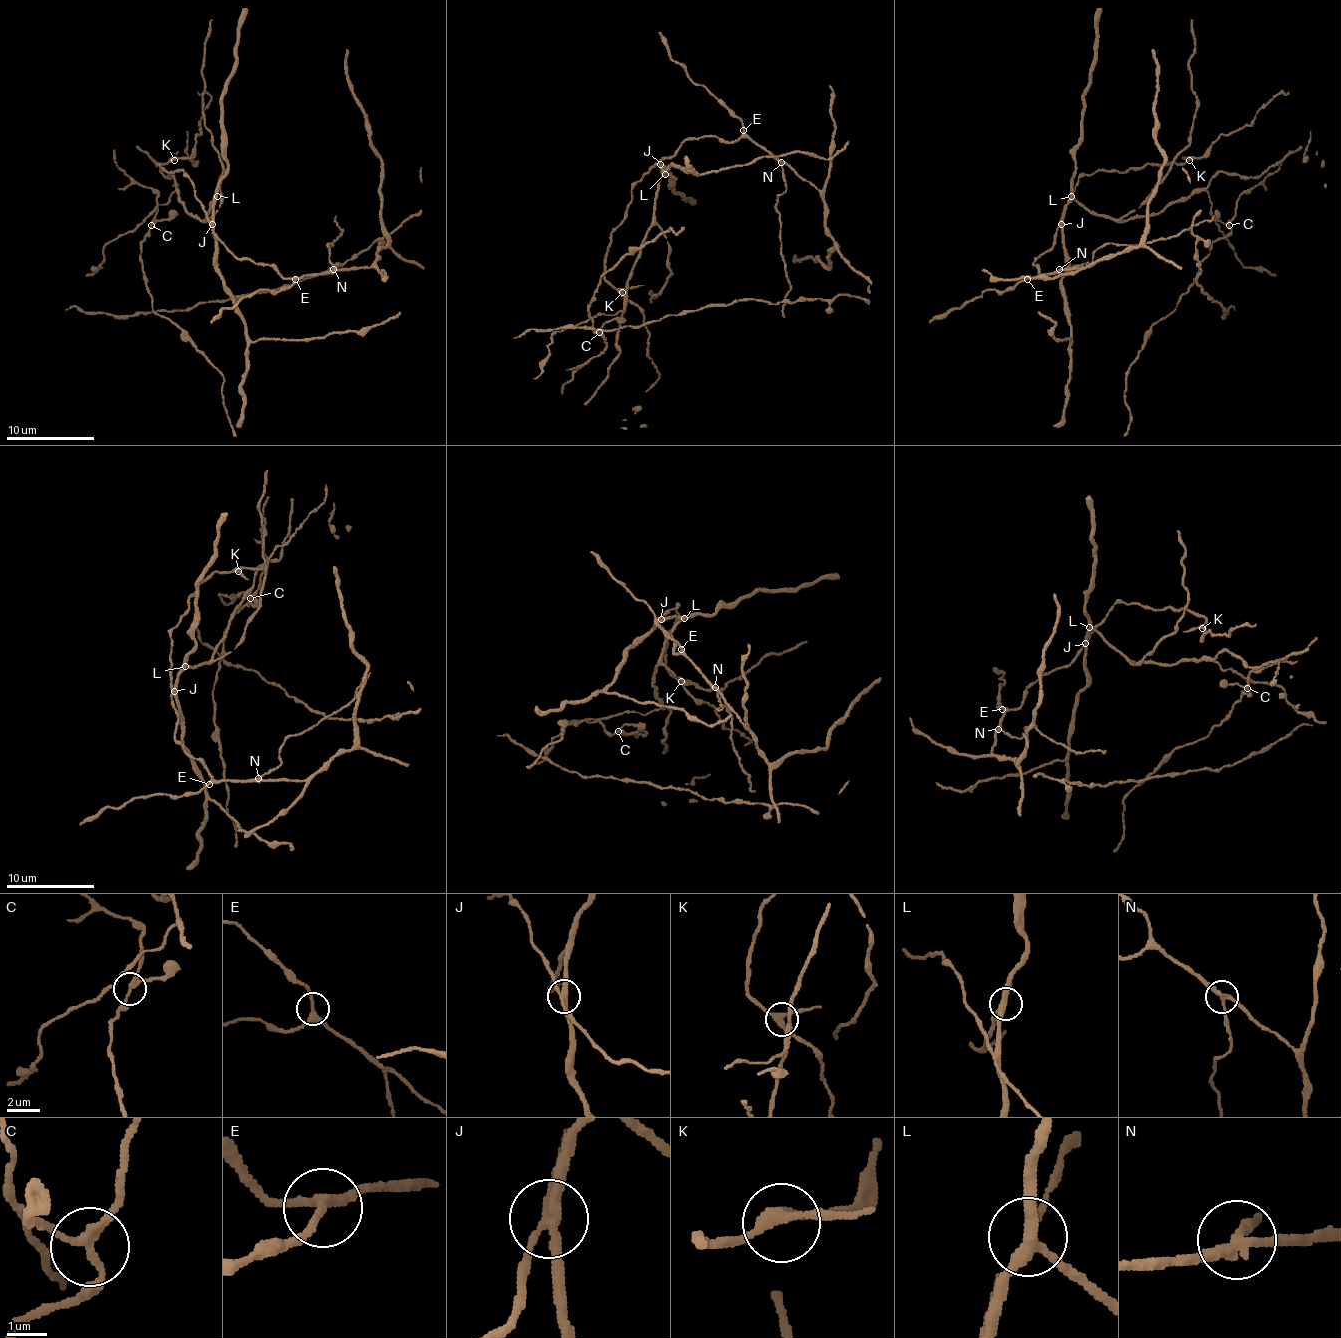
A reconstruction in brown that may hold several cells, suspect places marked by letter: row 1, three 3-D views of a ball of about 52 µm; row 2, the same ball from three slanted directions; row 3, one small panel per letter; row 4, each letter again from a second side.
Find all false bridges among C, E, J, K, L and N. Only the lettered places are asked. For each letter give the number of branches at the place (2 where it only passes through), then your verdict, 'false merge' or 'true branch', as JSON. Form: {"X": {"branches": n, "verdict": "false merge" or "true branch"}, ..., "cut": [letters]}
{"C": {"branches": 3, "verdict": "true branch"}, "E": {"branches": 3, "verdict": "true branch"}, "J": {"branches": 4, "verdict": "false merge"}, "K": {"branches": 3, "verdict": "true branch"}, "L": {"branches": 3, "verdict": "true branch"}, "N": {"branches": 3, "verdict": "false merge"}, "cut": ["J", "N"]}

